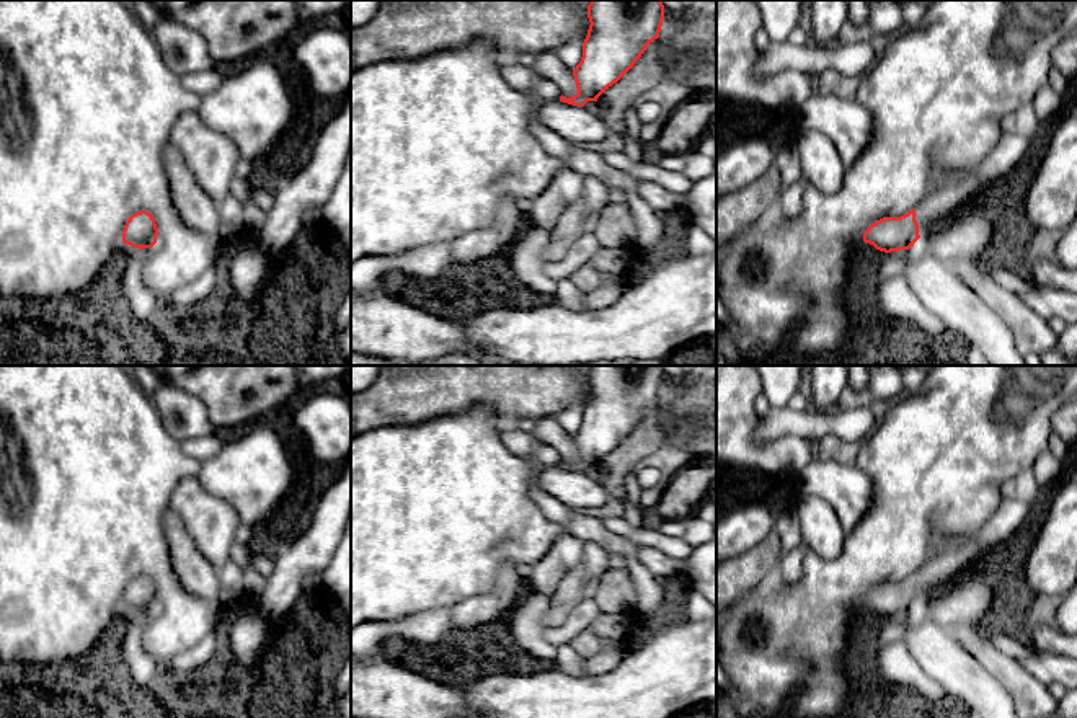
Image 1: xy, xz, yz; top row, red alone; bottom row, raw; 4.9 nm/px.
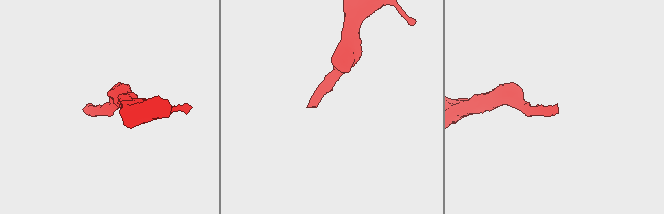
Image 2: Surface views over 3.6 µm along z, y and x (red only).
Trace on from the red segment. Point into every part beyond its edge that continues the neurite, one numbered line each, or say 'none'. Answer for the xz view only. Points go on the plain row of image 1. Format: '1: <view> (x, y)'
none

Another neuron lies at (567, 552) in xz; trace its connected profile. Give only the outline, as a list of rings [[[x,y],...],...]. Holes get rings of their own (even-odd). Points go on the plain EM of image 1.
[[[563,534],[555,538],[550,550],[530,568],[530,576],[525,579],[527,591],[552,596],[560,581],[591,558],[591,548],[573,534]]]

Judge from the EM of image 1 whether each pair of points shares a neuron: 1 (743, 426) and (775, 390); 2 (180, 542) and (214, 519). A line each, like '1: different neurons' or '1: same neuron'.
1: different neurons
2: different neurons

